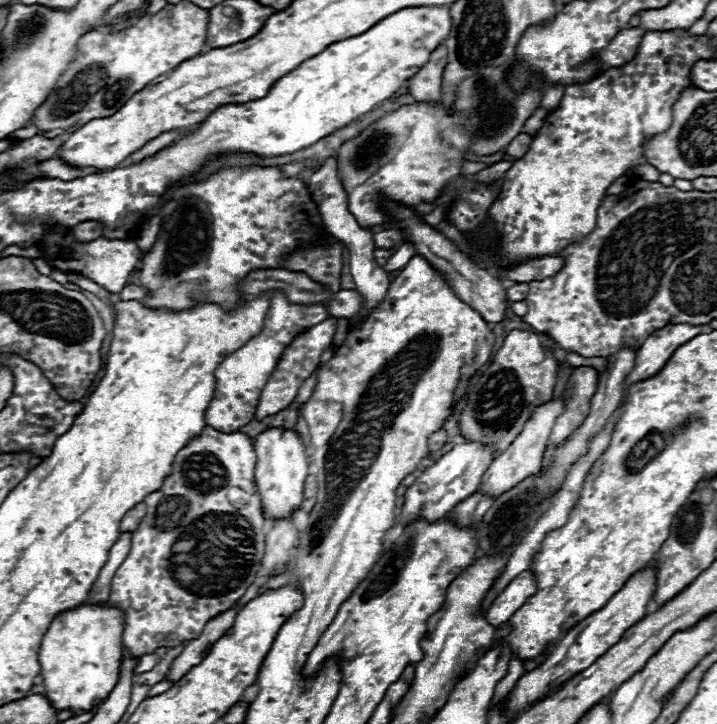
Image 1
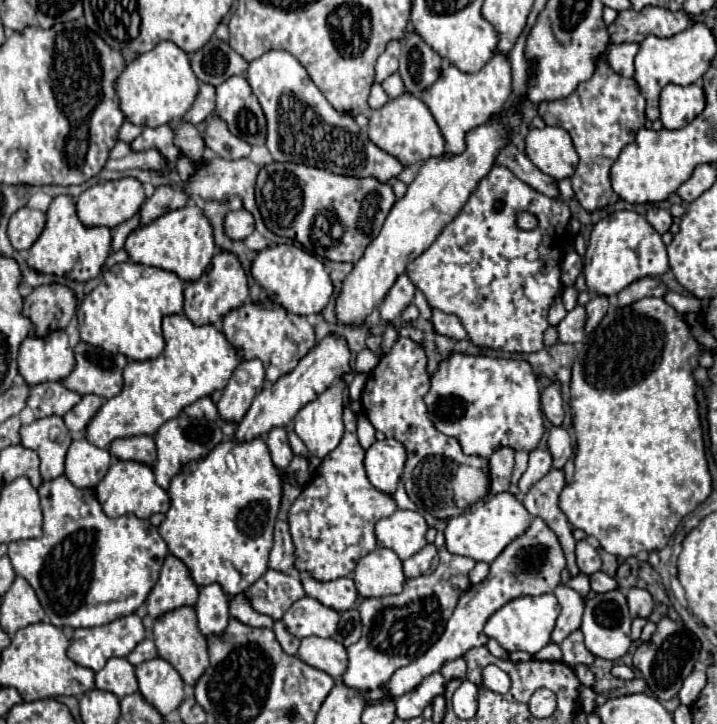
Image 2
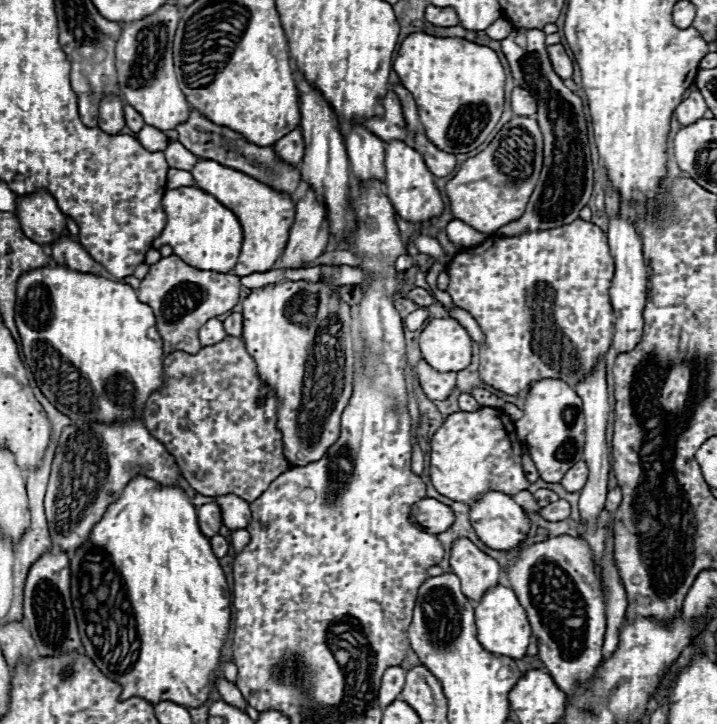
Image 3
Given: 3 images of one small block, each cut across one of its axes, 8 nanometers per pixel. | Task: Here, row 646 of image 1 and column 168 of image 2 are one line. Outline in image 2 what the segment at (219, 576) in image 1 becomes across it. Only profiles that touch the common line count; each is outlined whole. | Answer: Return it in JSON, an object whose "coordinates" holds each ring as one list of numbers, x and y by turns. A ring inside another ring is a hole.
{"coordinates":[[168,124,158,128,144,128,144,132,132,142,132,150,148,150,148,148,156,148,166,156,170,164,164,168,164,172,170,174,172,172,170,166,180,156,180,150,174,146,174,132]]}

